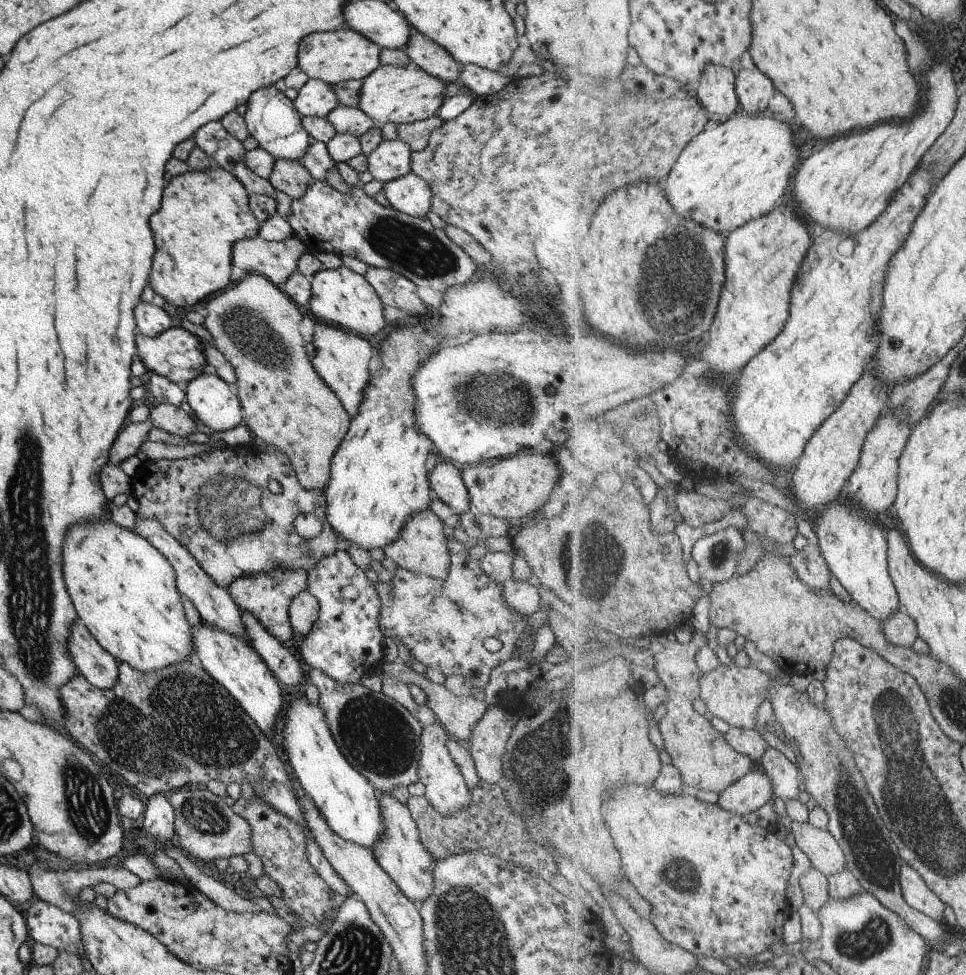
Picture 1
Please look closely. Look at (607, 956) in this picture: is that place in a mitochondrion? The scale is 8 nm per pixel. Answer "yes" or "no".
no

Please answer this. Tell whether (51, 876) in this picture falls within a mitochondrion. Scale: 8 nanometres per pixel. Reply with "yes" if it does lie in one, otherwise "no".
no

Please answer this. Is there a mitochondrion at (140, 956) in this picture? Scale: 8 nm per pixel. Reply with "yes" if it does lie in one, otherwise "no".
no

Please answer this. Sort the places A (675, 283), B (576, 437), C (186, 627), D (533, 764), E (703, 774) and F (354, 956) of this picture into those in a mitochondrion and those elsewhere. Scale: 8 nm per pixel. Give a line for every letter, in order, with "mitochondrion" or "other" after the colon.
A: mitochondrion
B: other
C: other
D: mitochondrion
E: other
F: mitochondrion

